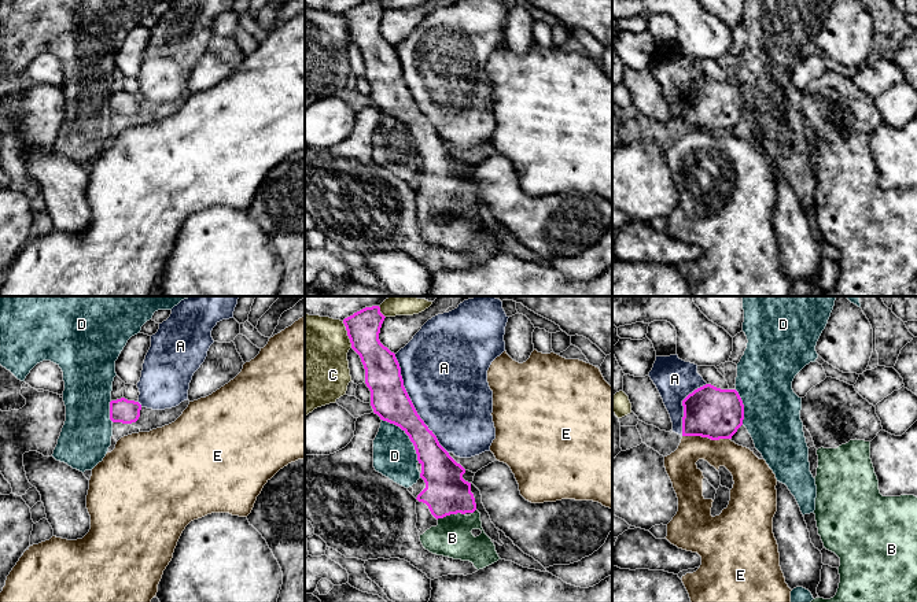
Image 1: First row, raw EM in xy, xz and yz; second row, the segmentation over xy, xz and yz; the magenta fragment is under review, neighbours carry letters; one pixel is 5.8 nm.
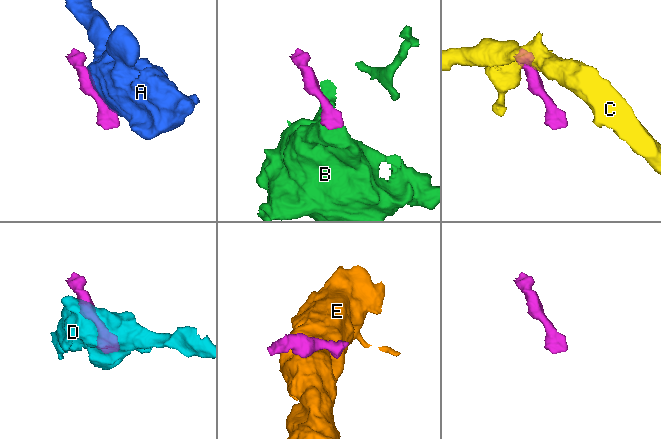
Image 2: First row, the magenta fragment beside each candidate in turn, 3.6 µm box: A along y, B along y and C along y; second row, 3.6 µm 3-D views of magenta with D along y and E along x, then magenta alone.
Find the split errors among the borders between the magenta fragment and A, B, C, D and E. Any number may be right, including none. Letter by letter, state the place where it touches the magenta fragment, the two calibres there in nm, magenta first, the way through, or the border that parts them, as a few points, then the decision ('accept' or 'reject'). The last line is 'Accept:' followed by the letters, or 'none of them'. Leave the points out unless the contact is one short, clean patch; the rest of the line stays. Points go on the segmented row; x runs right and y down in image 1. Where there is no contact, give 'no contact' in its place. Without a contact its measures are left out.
A: xz (412, 403) | 220/480 nm | reject
B: xz (450, 513) | 260/220 nm | along xz (464, 513), (450, 513), (437, 519) | reject
C: xz (347, 335) | 190/440 nm | along xz (342, 321), (352, 347) | reject
D: xz (408, 435) | 220/260 nm | reject
E: yz (706, 436) | 300/180 nm | along yz (682, 435), (729, 439) | reject
Accept: none of them

